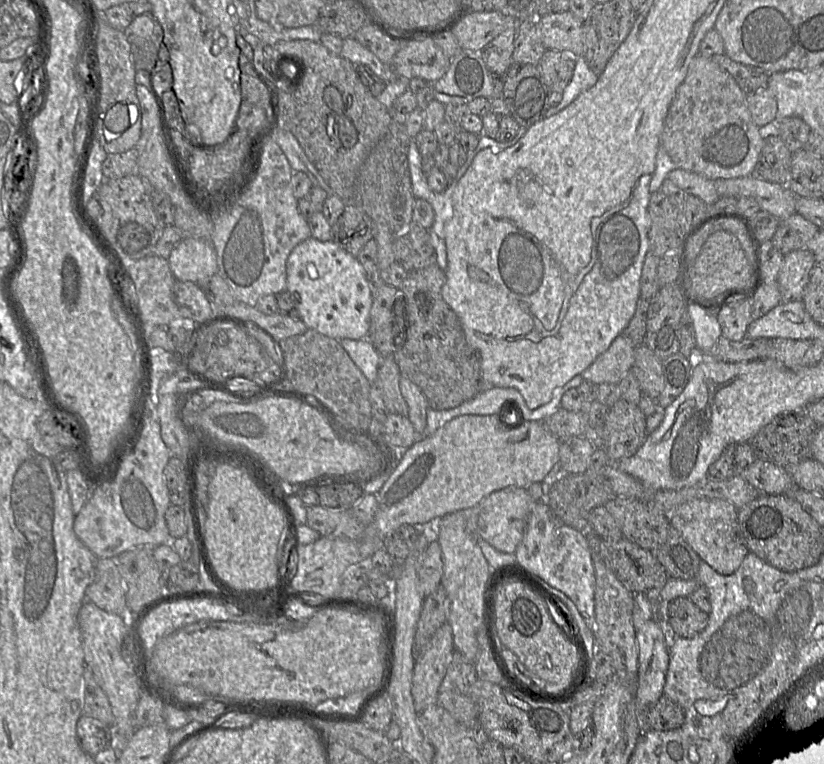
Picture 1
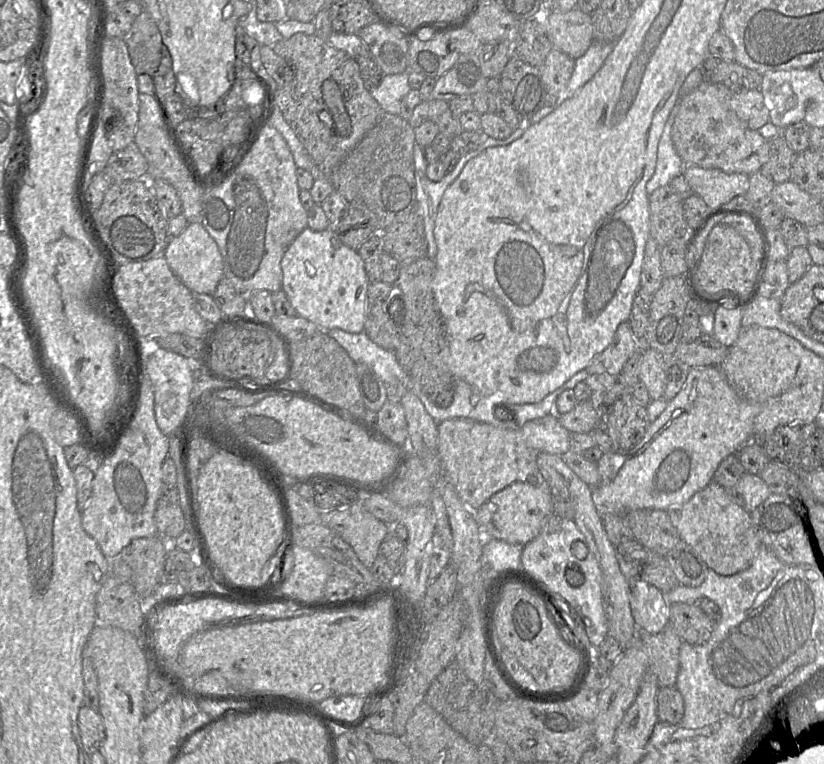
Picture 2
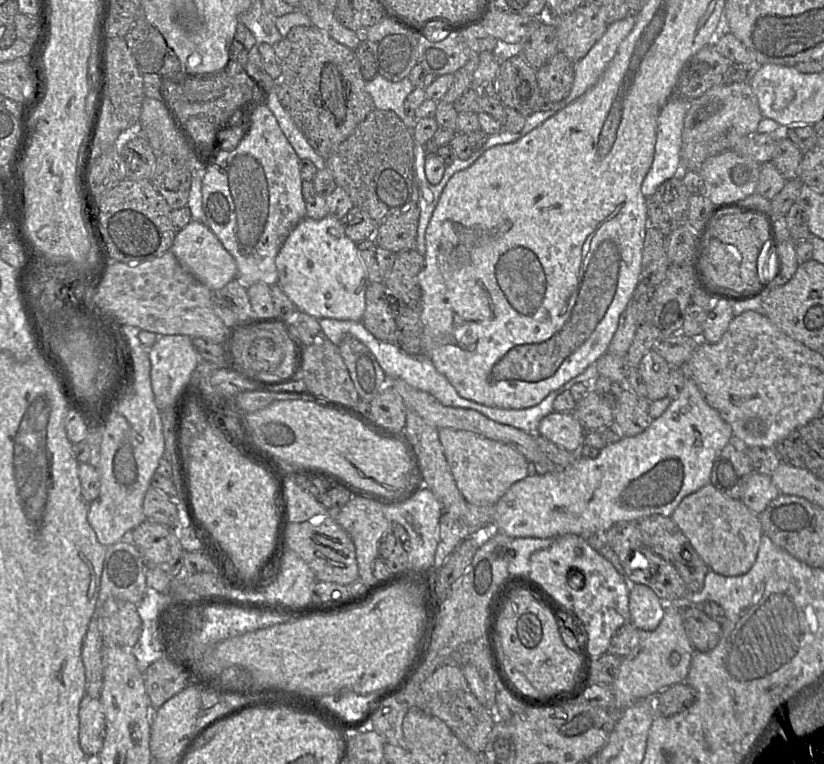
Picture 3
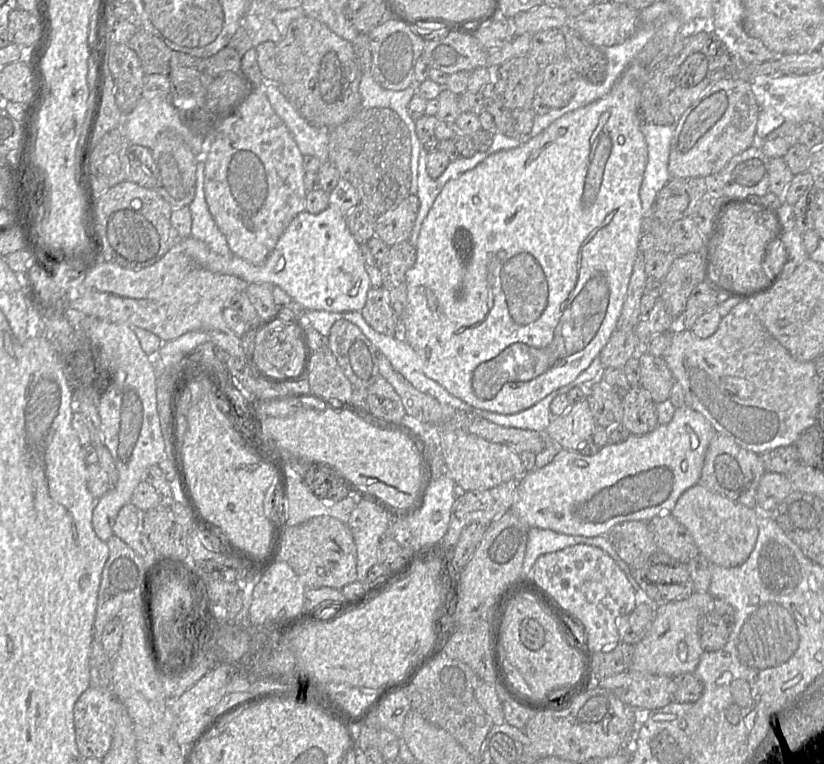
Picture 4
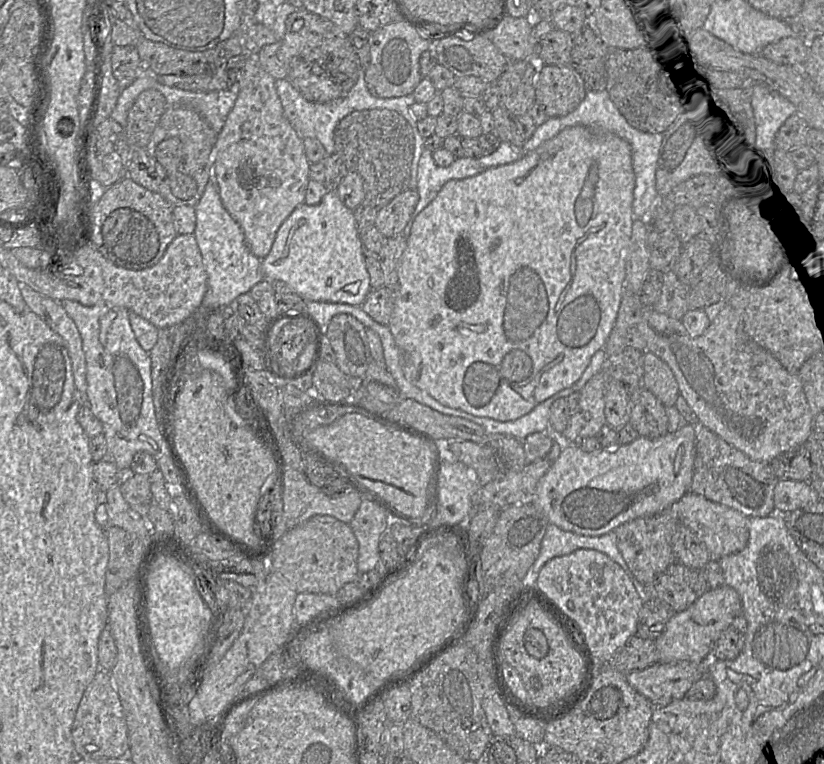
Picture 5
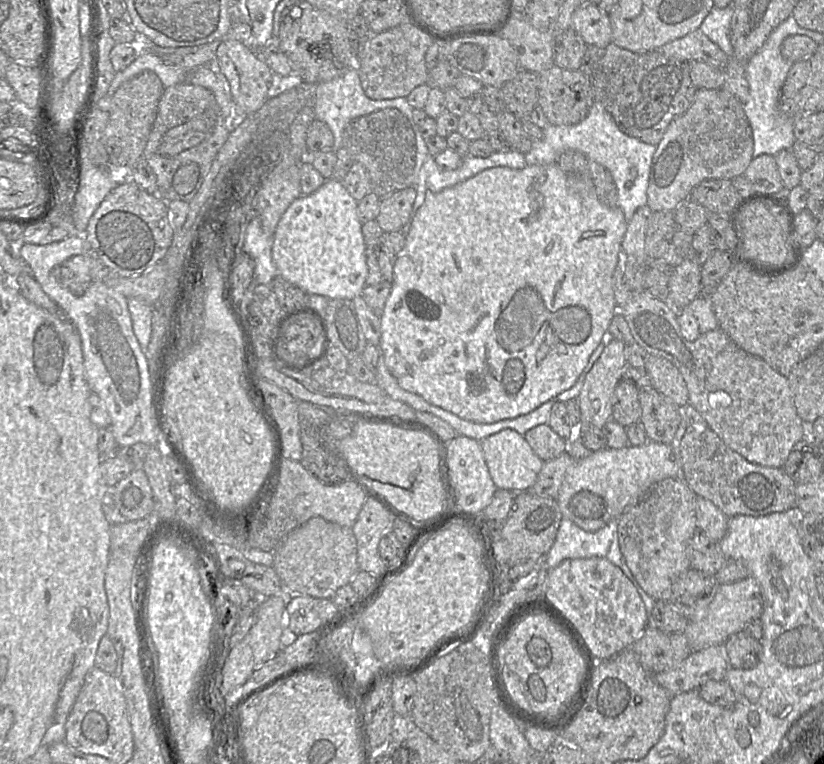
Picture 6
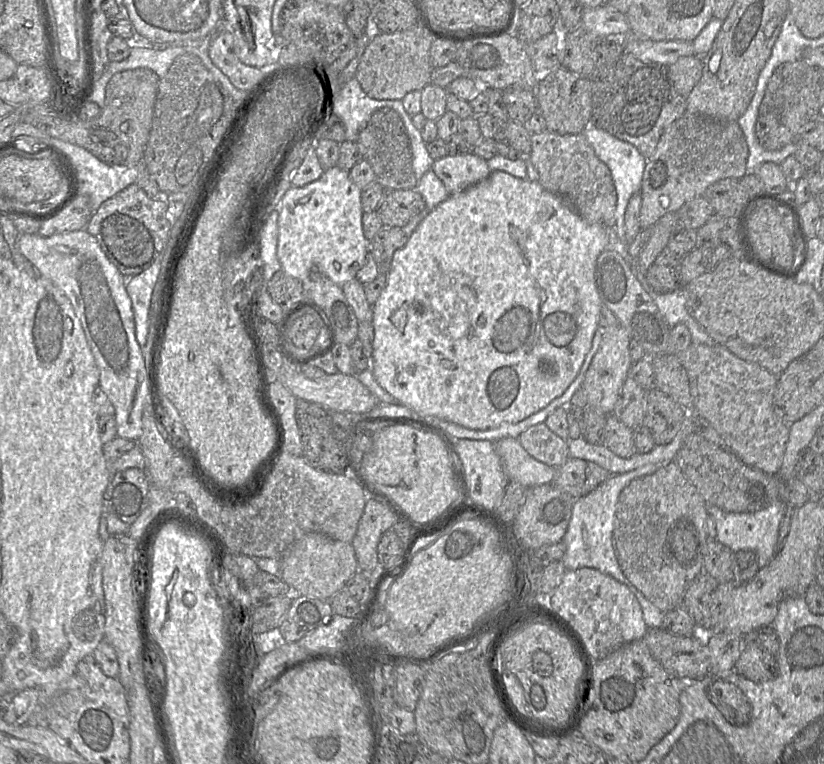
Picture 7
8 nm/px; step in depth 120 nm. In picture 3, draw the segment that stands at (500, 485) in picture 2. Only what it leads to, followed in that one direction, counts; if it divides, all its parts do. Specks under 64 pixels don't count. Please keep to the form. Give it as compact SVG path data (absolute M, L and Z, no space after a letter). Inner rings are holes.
M553 411L540 421L535 434L570 453L578 453L584 445L585 429L573 413ZM438 428L439 440L457 487L469 504L495 505L516 482L528 476L528 461L517 450L471 431Z

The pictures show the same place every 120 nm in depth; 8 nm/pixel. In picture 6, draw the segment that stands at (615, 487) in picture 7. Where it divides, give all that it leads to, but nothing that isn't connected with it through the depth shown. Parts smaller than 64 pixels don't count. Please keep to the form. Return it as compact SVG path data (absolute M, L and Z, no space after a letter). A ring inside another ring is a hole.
M563 517L556 535L556 539L551 549L546 555L545 567L547 571L557 567L563 561L567 559L577 559L577 558L591 558L591 557L601 557L606 558L612 564L617 566L622 570L624 575L631 581L631 583L636 588L638 594L640 595L645 609L648 613L648 617L655 607L656 600L649 596L639 585L634 575L628 568L625 559L621 553L619 542L618 542L618 519L613 519L608 522L605 526L600 528L595 532L588 532L577 526L571 520Z

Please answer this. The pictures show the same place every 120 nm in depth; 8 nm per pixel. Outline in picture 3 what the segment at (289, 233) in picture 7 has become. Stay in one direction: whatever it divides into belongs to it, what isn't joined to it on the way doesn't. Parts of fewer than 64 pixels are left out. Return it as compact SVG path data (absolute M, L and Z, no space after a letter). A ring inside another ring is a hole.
M329 214L320 220L303 218L282 244L275 258L275 265L278 271L276 285L296 305L298 311L316 319L361 321L366 308L366 289L369 282L357 244L346 236L341 220ZM191 220L176 233L170 251L181 267L212 292L218 292L237 277L237 264L211 229L203 223Z

